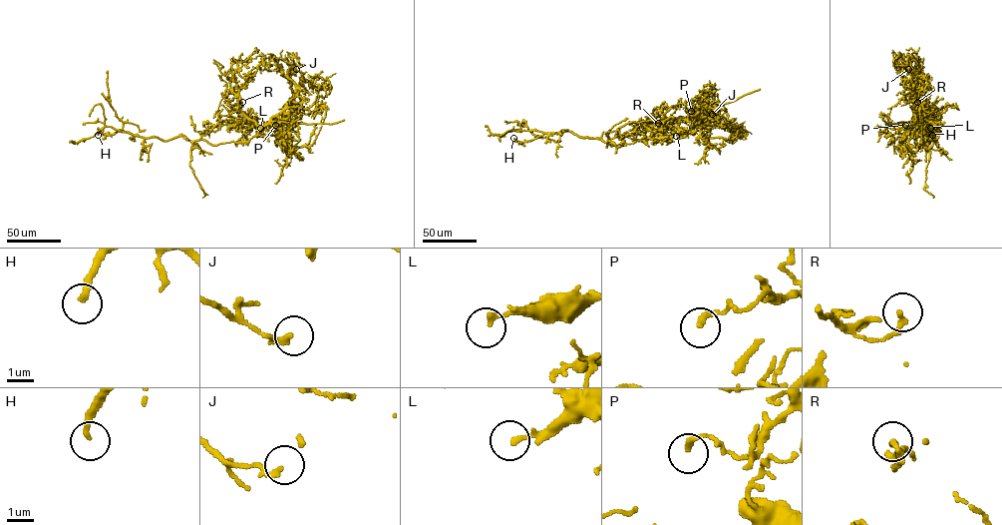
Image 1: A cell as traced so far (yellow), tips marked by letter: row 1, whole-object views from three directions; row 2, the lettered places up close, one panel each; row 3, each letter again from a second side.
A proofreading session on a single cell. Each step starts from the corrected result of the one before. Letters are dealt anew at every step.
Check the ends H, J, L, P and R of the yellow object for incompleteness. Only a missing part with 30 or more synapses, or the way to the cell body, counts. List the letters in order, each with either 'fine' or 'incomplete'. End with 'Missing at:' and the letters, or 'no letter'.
H: incomplete
J: fine
L: fine
P: fine
R: fine
Missing at: H

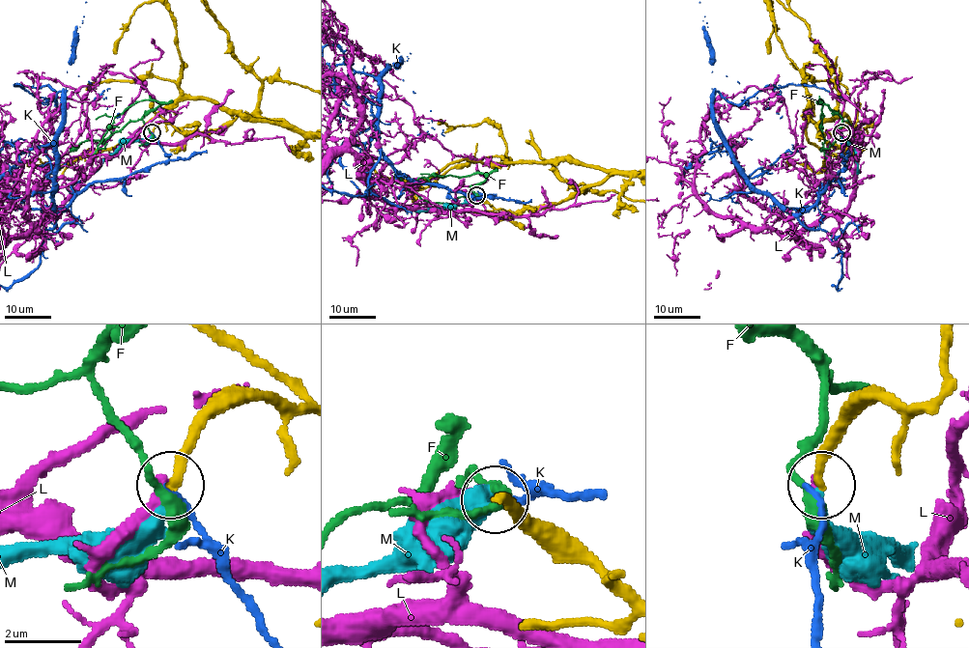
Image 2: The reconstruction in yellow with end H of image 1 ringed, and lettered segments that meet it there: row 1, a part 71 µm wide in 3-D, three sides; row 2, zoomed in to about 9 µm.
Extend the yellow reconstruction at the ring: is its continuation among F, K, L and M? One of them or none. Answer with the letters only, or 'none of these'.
M

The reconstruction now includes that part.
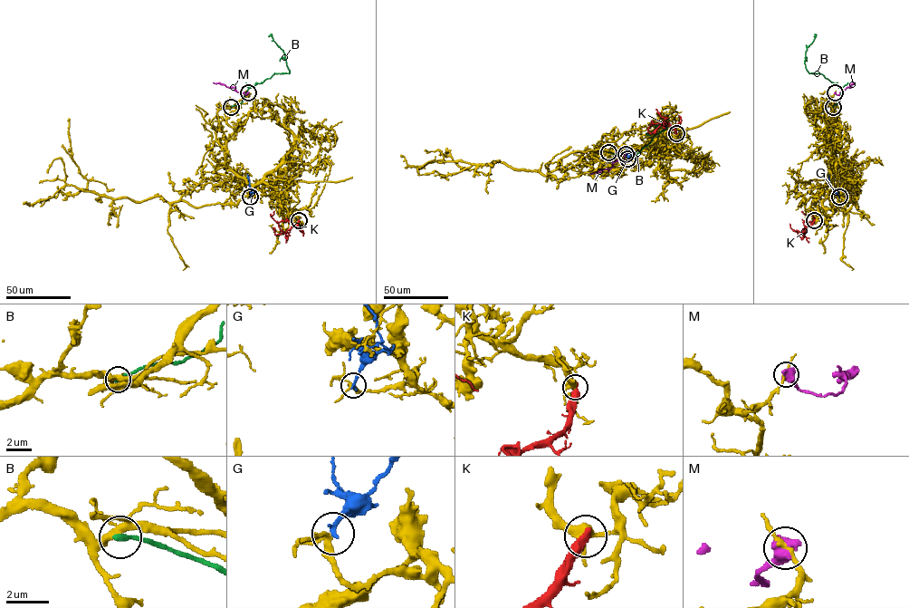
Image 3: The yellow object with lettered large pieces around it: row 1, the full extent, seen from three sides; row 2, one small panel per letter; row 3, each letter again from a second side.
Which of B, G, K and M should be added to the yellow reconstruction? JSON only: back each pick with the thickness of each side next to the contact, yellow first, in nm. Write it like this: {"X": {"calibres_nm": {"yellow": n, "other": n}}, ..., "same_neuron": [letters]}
{"same_neuron": []}

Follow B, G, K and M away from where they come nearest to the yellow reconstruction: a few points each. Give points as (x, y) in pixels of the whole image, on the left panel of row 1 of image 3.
B: (232, 107), (242, 102), (249, 88), (274, 73), (290, 72), (284, 53), (269, 36)
G: (250, 197), (253, 192), (247, 174)
K: (299, 220), (293, 226), (288, 221), (278, 222), (270, 216), (274, 211)
M: (248, 92), (245, 95), (234, 88), (213, 82)

